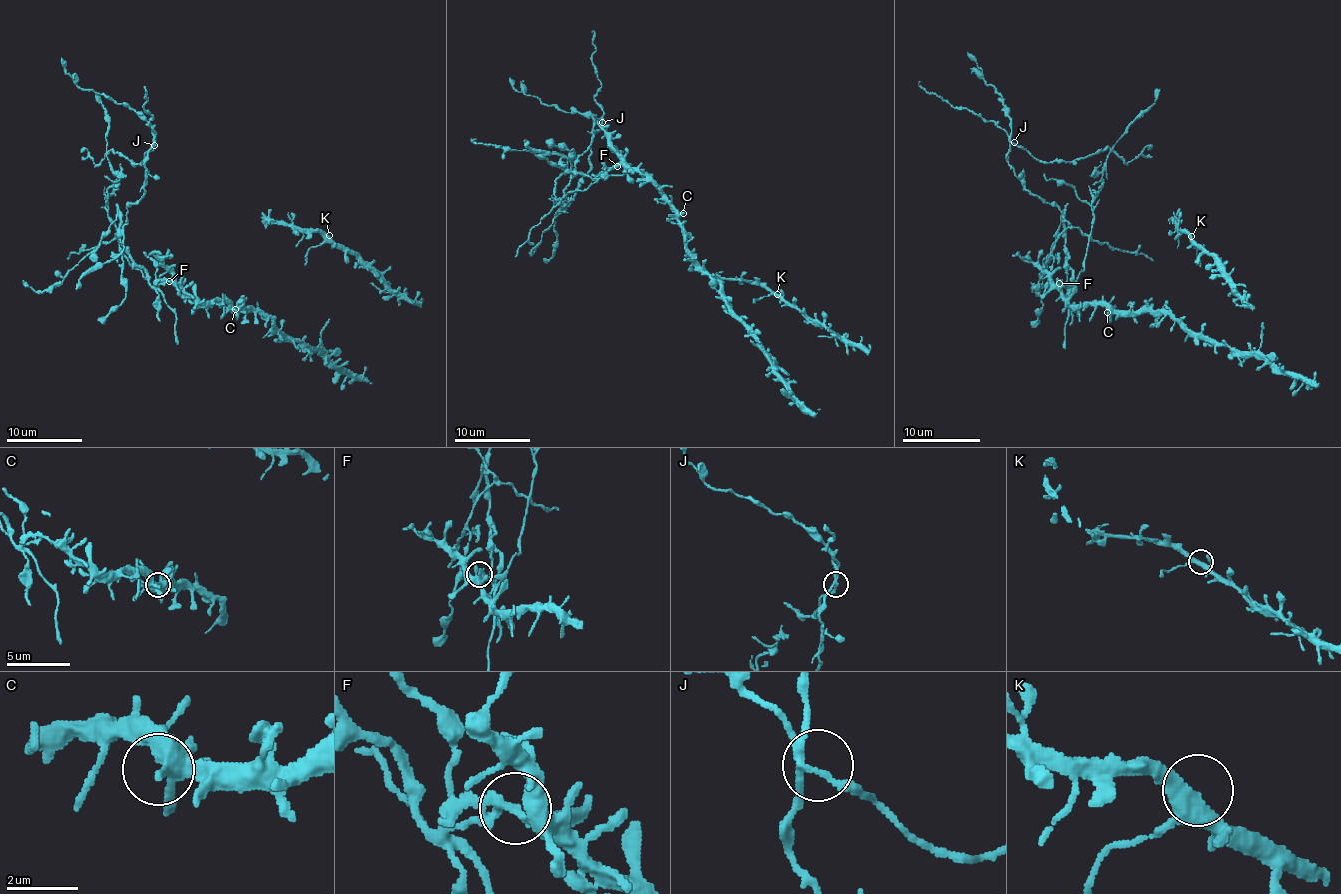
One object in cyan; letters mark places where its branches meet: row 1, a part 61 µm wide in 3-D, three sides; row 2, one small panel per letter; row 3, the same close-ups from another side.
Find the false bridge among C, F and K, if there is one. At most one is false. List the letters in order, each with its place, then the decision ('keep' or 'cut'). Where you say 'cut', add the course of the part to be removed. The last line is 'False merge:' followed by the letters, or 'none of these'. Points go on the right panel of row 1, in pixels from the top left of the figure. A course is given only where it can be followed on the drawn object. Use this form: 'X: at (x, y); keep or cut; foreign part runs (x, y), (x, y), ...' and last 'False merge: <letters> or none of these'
C: at (1107, 312); keep
F: at (1059, 283); cut; foreign part runs (1059, 283), (1070, 286), (1064, 242), (1068, 222), (1029, 191), (1008, 162), (1012, 123), (1004, 99), (967, 52)
K: at (1191, 236); keep
False merge: F

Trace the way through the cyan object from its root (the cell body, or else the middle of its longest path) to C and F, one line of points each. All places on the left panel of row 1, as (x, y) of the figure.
C: (195, 301), (227, 303), (235, 309)
F: (195, 301), (169, 280)

